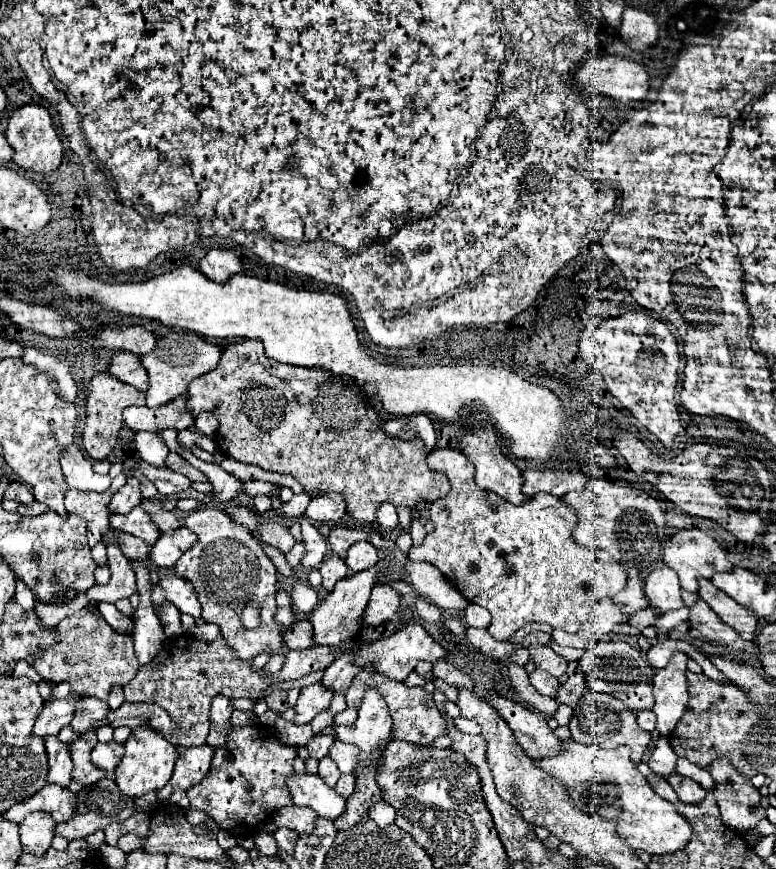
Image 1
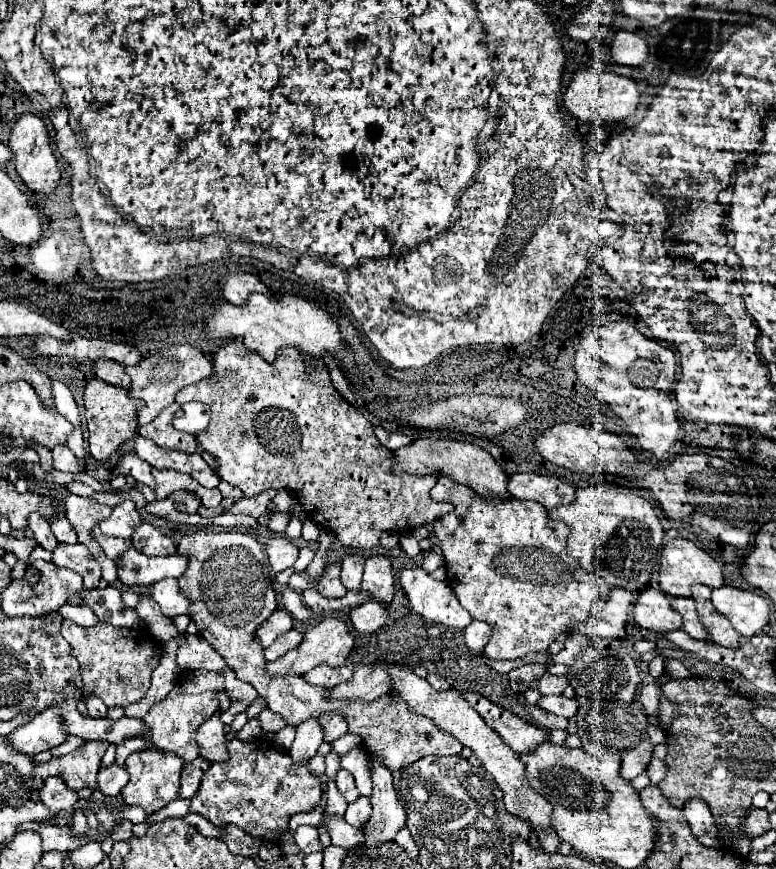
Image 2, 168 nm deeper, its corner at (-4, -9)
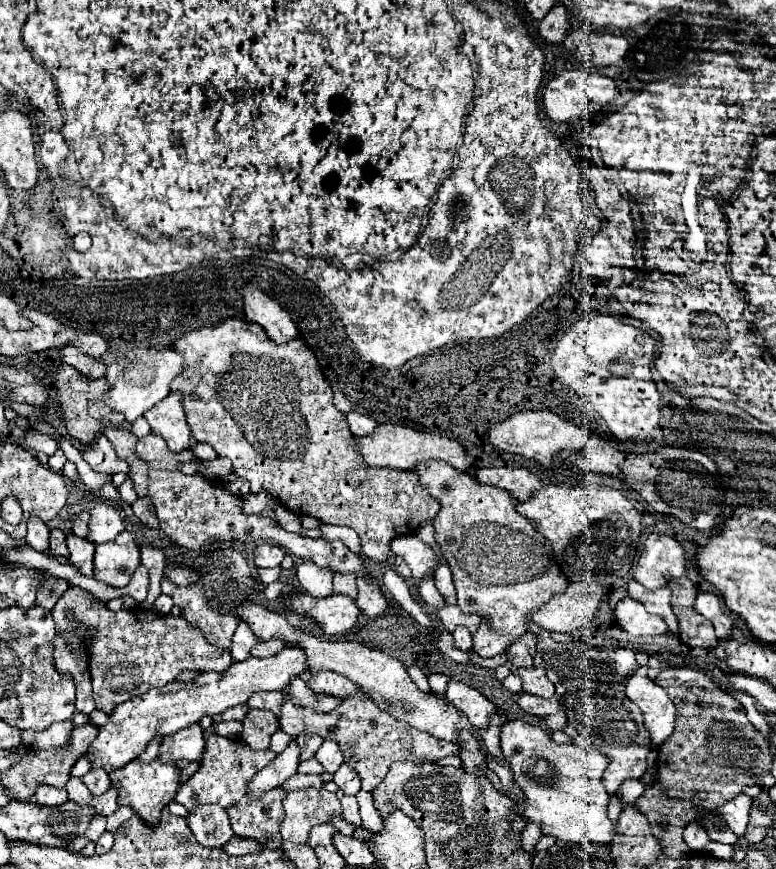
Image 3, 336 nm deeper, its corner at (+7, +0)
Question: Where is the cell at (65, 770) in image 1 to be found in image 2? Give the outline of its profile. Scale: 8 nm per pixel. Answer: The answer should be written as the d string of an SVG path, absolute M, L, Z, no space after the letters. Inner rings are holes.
M49 776L43 788L39 790L39 798L49 810L61 812L61 810L69 810L77 802L77 792L71 790L61 776Z

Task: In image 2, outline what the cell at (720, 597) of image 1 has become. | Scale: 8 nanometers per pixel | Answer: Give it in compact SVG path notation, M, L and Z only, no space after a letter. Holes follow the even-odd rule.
M695 584L693 586L693 598L697 602L697 612L701 616L701 622L705 624L711 640L719 646L725 648L739 648L739 640L741 634L733 628L733 624L729 622L727 616L719 614L713 606L711 606L711 588L703 586L703 584Z

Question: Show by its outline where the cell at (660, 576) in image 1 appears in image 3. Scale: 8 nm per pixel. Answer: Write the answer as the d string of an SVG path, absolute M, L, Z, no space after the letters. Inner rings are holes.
M622 599L614 609L614 617L616 617L616 623L630 635L656 637L668 631L664 619L650 615L644 607L640 607L640 603L634 603L632 599Z

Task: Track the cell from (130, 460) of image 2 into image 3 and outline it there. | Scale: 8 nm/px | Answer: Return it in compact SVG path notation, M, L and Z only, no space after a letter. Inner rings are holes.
M100 435L92 445L86 447L82 451L82 457L94 471L104 473L104 475L114 475L114 473L126 473L128 471L128 463L114 455L114 449L104 435Z

